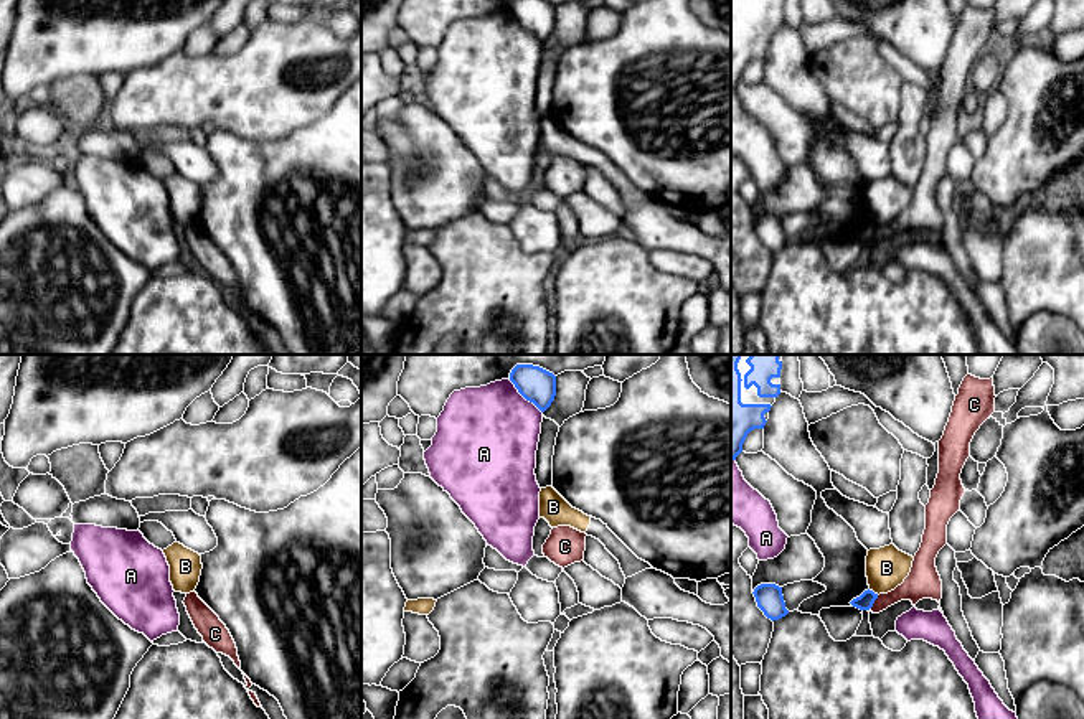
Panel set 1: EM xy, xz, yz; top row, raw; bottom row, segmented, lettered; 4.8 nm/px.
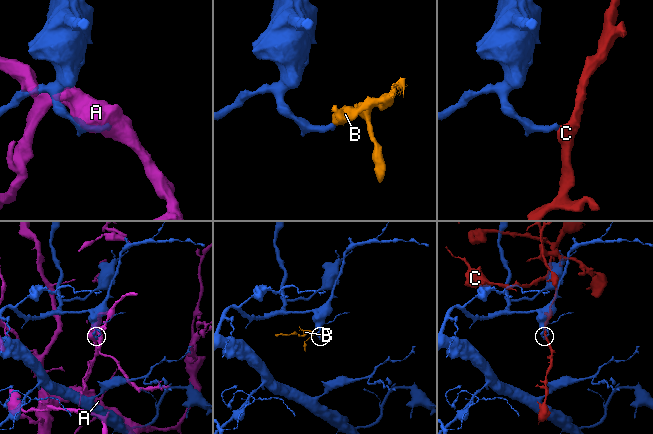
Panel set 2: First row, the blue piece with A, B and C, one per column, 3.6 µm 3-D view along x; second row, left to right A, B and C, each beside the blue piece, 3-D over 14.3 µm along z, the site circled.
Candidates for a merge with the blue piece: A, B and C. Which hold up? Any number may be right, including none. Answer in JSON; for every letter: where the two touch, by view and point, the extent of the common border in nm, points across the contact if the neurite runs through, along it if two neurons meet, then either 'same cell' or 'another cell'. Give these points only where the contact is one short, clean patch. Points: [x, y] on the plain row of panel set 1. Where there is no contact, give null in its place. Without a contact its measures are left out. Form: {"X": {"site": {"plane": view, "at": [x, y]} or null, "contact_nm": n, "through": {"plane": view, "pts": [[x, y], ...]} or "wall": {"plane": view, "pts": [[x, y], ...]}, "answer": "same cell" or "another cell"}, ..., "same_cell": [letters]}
{"A": {"site": {"plane": "xz", "at": [525, 28]}, "contact_nm": 240, "answer": "another cell"}, "B": {"site": {"plane": "yz", "at": [871, 221]}, "contact_nm": 60, "wall": {"plane": "yz", "pts": [[868, 220], [878, 225]]}, "answer": "another cell"}, "C": {"site": {"plane": "yz", "at": [873, 233]}, "contact_nm": 80, "answer": "another cell"}, "same_cell": []}

